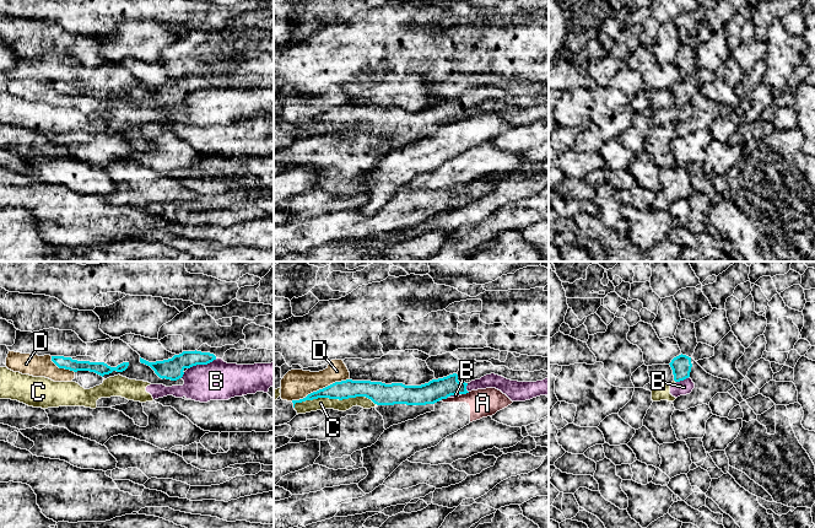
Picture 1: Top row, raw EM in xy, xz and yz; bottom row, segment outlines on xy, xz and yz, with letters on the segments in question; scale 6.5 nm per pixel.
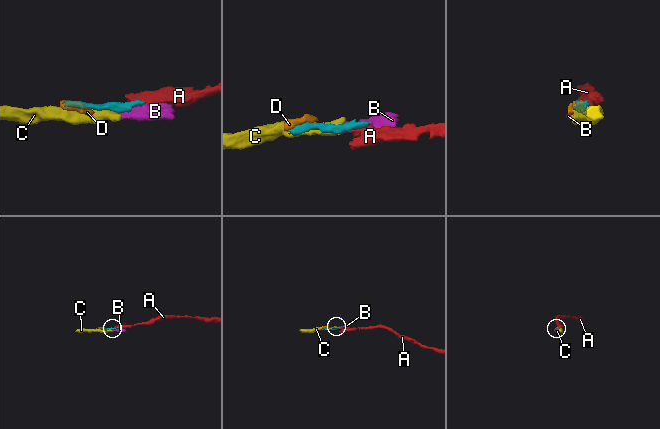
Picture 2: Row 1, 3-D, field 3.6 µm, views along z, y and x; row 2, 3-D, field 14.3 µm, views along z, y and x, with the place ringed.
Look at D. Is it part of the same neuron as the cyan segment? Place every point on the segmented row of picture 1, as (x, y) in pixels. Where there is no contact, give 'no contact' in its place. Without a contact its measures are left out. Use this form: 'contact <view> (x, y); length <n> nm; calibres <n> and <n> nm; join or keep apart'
contact xz (319, 389); length 420 nm; calibres 120 and 200 nm; keep apart

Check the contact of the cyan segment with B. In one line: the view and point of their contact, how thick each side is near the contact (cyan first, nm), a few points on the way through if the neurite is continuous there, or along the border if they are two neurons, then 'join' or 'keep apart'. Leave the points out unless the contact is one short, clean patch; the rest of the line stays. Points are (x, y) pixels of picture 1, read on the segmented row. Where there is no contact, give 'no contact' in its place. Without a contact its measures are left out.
xy (201, 364) | 140/260 nm | keep apart

